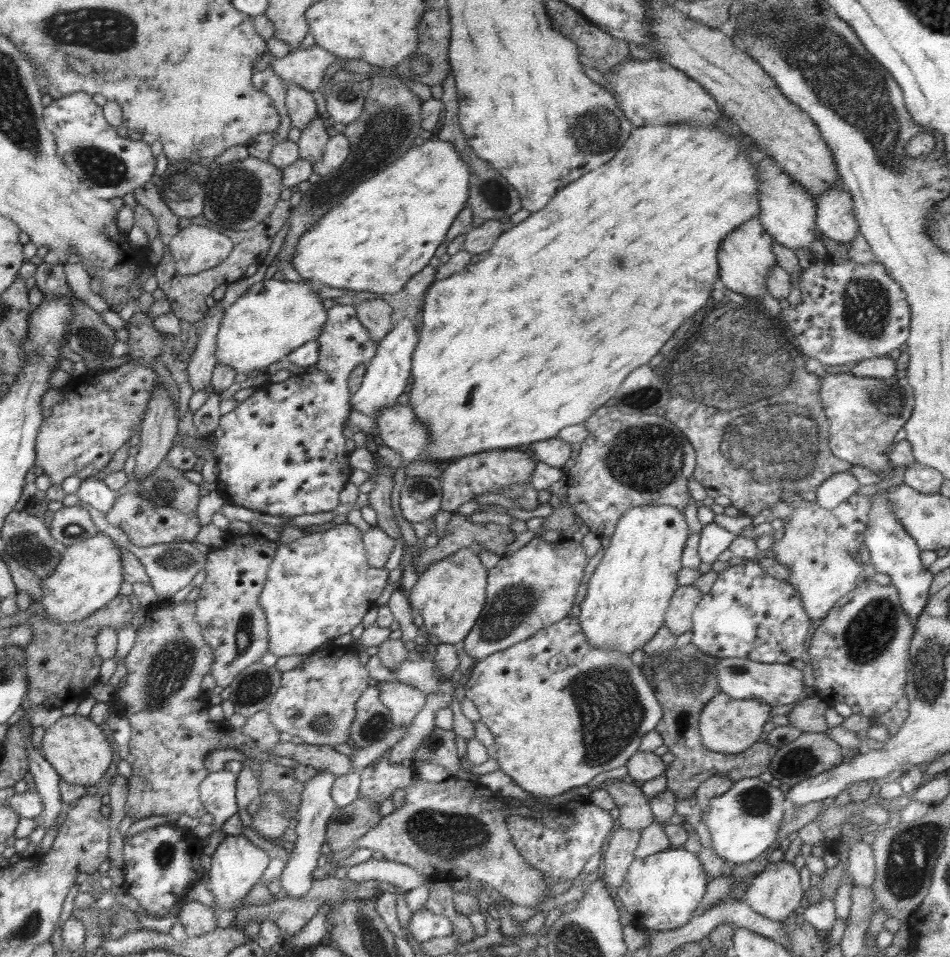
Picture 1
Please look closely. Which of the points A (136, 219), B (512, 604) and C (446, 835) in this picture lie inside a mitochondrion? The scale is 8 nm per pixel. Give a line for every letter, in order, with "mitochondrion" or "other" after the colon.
A: other
B: mitochondrion
C: mitochondrion

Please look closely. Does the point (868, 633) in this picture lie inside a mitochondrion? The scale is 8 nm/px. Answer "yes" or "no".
yes

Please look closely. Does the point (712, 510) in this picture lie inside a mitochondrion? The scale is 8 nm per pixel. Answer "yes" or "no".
no

